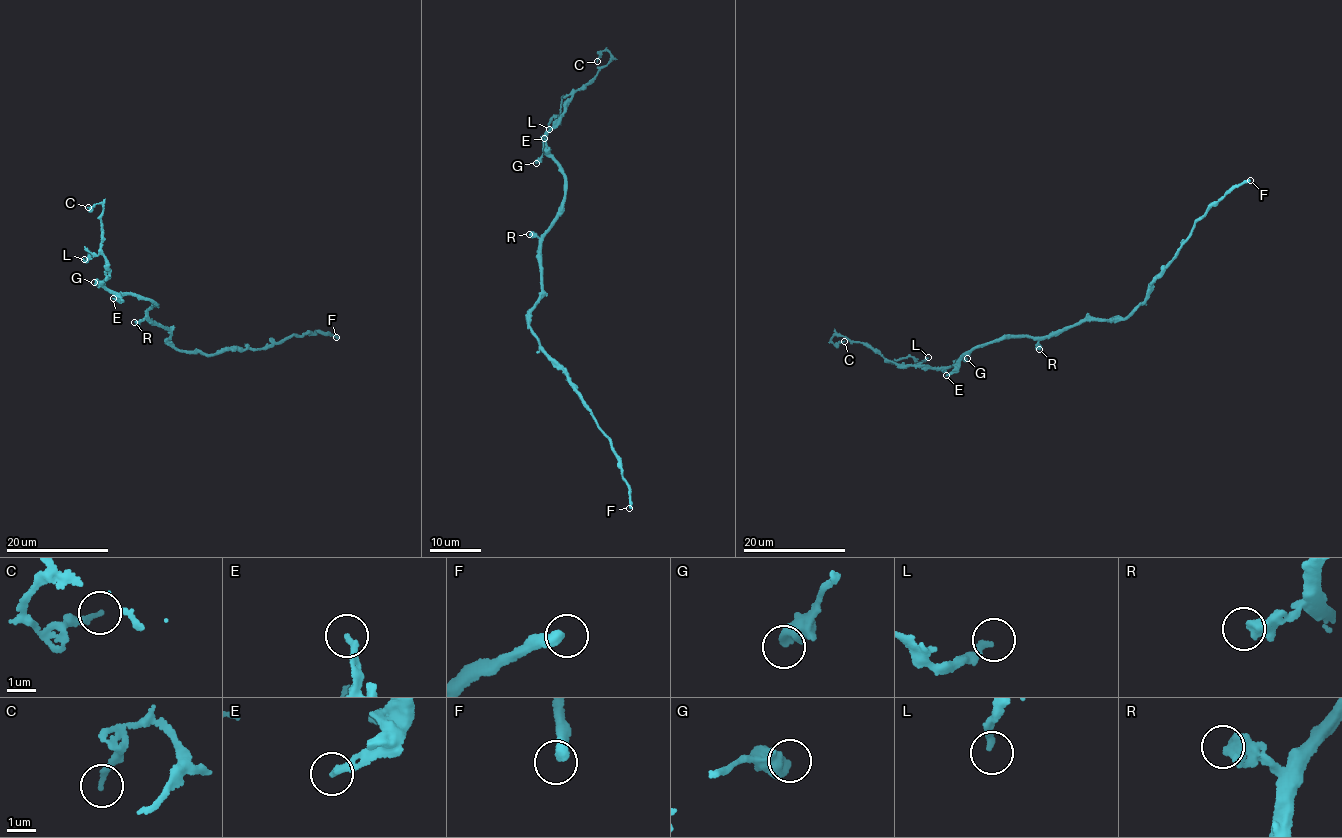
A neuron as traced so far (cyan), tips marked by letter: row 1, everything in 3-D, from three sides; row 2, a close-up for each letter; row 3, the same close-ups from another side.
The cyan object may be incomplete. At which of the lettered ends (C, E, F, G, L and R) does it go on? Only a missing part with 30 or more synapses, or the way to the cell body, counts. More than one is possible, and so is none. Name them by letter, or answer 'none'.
none

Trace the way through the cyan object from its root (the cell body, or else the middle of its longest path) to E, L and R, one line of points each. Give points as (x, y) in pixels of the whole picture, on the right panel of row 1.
E: (1063, 329), (1039, 338), (1000, 338), (968, 350), (946, 375)
L: (1063, 329), (1039, 338), (1000, 338), (968, 350), (953, 366), (901, 368), (891, 362), (928, 357)
R: (1063, 329), (1041, 338), (1039, 349)

